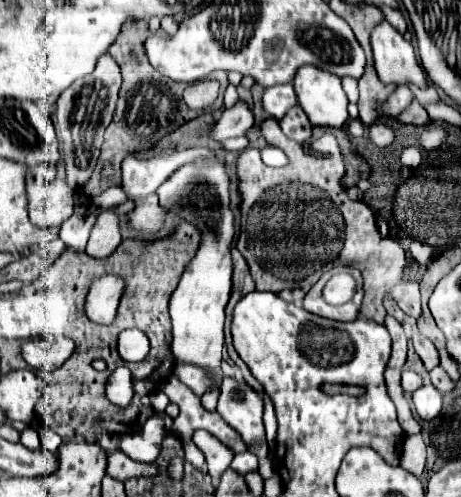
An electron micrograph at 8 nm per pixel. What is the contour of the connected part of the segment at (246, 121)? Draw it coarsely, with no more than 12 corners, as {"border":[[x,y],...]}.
{"border":[[242,99],[208,127],[218,141],[242,137],[254,125]]}

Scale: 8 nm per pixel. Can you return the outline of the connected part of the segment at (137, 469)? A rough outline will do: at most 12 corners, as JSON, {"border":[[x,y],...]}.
{"border":[[122,451],[106,455],[106,475],[126,481],[156,475],[154,465],[136,463]]}

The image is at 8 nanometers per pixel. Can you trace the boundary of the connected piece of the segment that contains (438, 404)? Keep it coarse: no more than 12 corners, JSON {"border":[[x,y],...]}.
{"border":[[432,383],[418,387],[412,399],[422,419],[442,409],[442,393]]}

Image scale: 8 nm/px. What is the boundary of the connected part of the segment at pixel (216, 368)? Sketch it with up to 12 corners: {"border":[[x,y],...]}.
{"border":[[224,161],[184,165],[156,191],[202,235],[170,297],[172,353],[216,373],[232,293]]}

